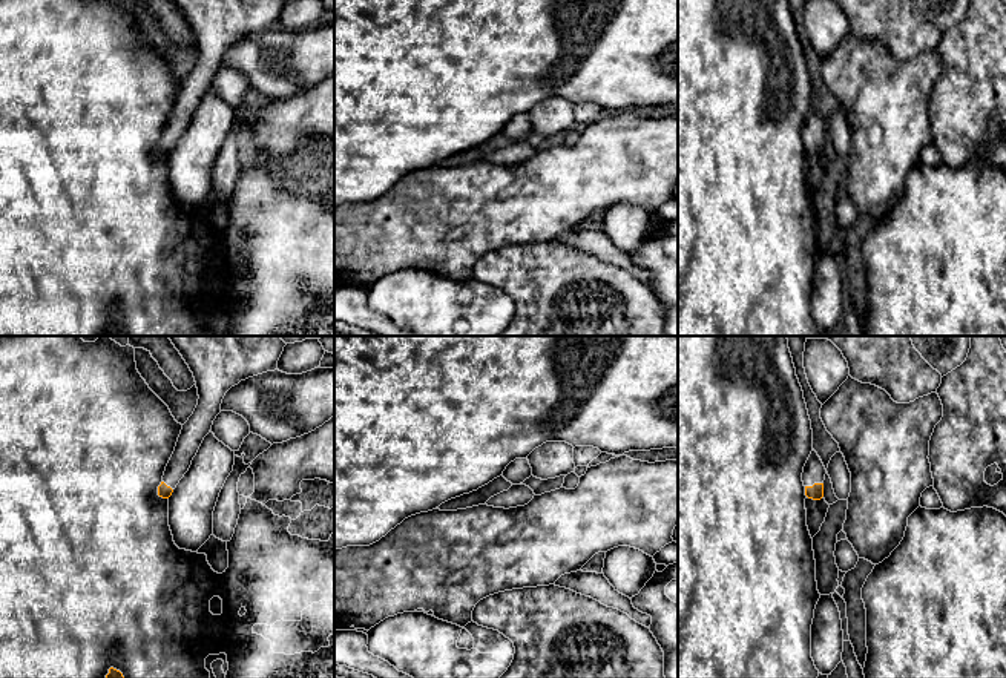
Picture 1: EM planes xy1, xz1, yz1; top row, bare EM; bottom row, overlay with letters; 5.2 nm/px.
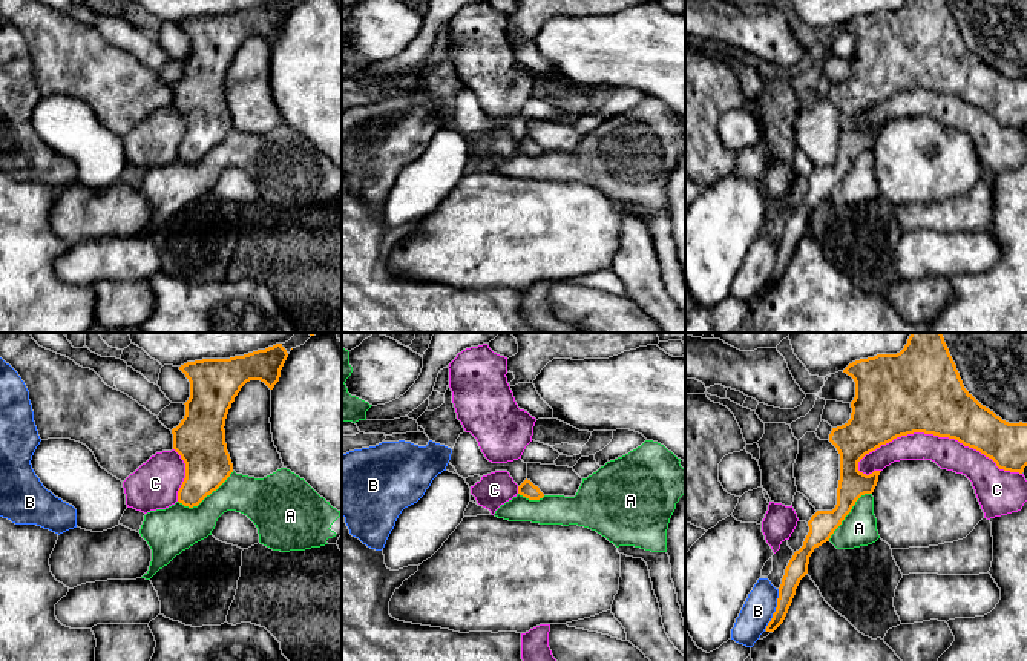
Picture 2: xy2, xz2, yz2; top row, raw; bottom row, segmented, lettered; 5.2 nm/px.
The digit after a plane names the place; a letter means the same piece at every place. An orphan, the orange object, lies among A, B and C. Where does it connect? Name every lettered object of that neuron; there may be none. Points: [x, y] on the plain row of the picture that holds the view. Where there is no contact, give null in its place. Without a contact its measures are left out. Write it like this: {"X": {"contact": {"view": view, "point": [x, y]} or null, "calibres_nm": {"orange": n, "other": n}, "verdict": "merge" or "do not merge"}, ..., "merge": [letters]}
{"A": {"contact": {"view": "xy2", "point": [206, 152]}, "calibres_nm": {"orange": 240, "other": 240}, "verdict": "do not merge"}, "B": {"contact": {"view": "yz2", "point": [776, 266]}, "calibres_nm": {"orange": 110, "other": 160}, "verdict": "do not merge"}, "C": {"contact": {"view": "yz2", "point": [940, 92]}, "calibres_nm": {"orange": 420, "other": 160}, "verdict": "do not merge"}, "merge": []}

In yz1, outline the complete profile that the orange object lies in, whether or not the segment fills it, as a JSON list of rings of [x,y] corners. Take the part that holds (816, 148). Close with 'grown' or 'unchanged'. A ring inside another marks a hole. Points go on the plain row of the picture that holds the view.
[[[813,106],[802,129],[802,138],[805,143],[805,152],[813,156],[820,156],[824,153],[824,137],[827,126]]]; grown

